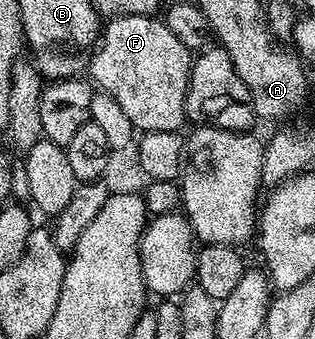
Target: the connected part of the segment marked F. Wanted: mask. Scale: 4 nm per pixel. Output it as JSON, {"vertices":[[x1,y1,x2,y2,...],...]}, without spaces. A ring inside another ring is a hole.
{"vertices":[[157,16,153,17,111,17,105,22,104,28,100,33,100,44,93,50,92,56,88,61,88,73,92,78,93,84,97,86,101,92,112,95,112,99,116,99,116,103,120,103,120,108,128,114,128,119,132,119,135,130,141,131,142,133,155,133,156,131,172,131,173,133,179,132,183,127,182,124,187,124,188,118,186,115,186,92,188,91,188,83,190,82,190,66,192,64,192,51,188,47,184,47,184,43,180,43,180,39,176,39,176,35,172,35,172,31,168,31,165,20,159,19]]}

